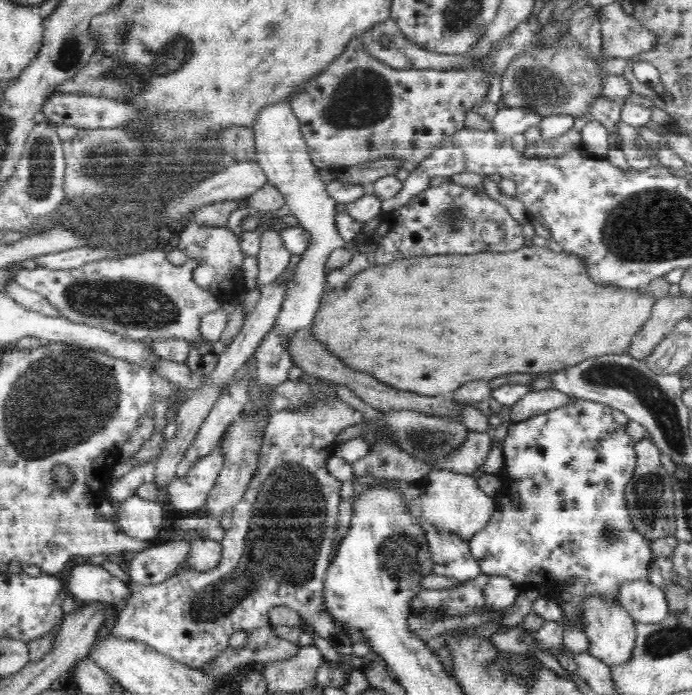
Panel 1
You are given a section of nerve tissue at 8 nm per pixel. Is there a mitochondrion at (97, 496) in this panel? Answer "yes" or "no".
no

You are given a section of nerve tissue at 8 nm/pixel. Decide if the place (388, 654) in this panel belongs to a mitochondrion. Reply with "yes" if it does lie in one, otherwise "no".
no

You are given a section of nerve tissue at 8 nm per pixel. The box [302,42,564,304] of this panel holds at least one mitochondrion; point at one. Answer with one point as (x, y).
(363, 98)

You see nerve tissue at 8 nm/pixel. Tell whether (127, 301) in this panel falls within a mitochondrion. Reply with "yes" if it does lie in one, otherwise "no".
yes

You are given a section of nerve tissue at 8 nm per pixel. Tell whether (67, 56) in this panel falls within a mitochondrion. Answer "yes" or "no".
yes

